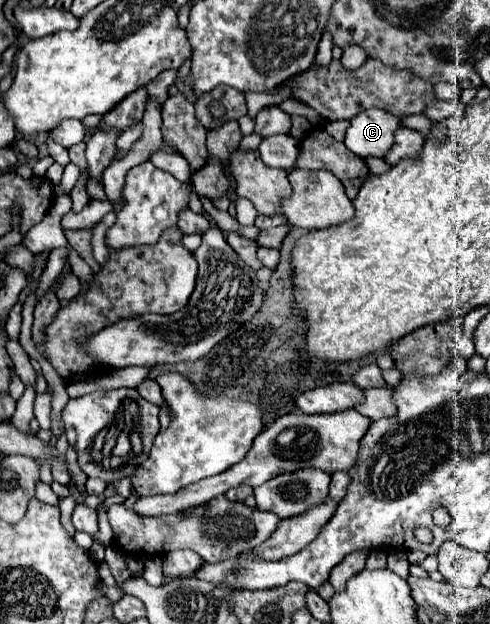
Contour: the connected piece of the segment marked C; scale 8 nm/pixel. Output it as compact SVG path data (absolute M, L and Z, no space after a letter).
M365 109L351 119L345 135L345 147L357 157L385 157L395 143L395 131L401 119L383 109Z

